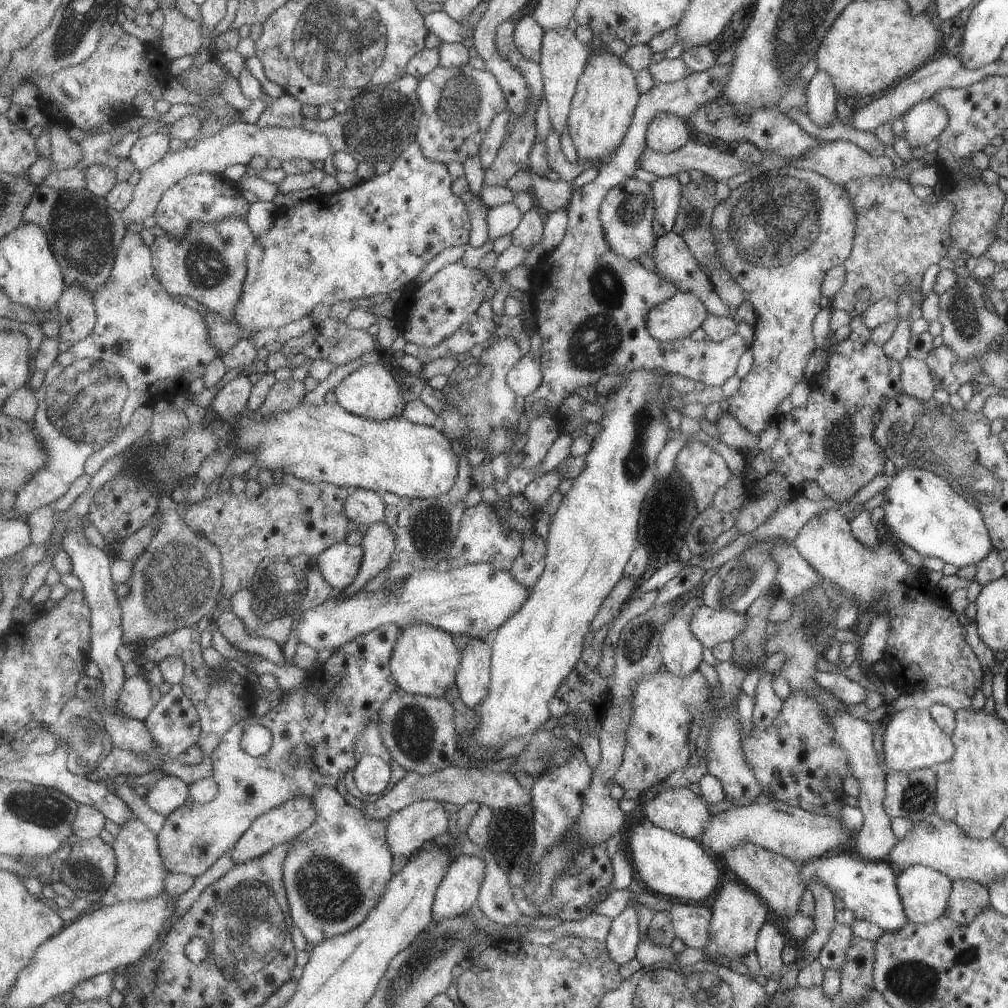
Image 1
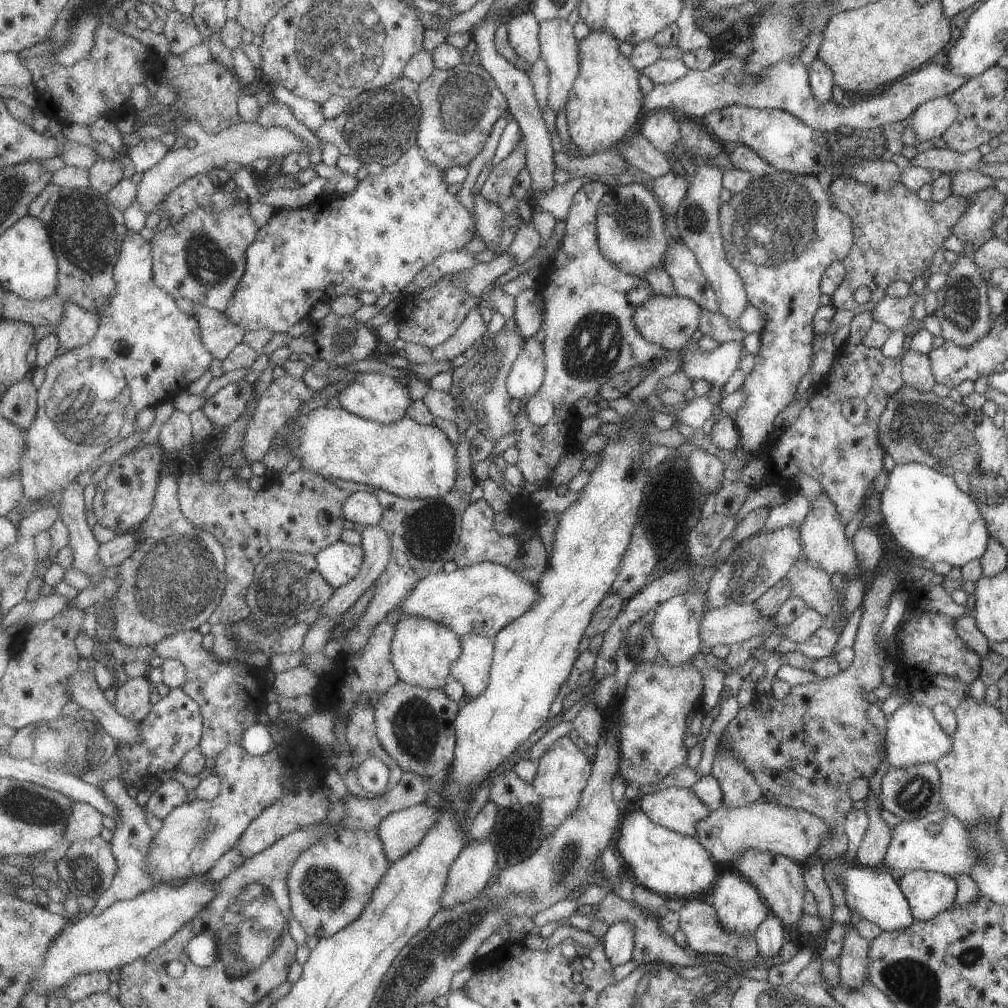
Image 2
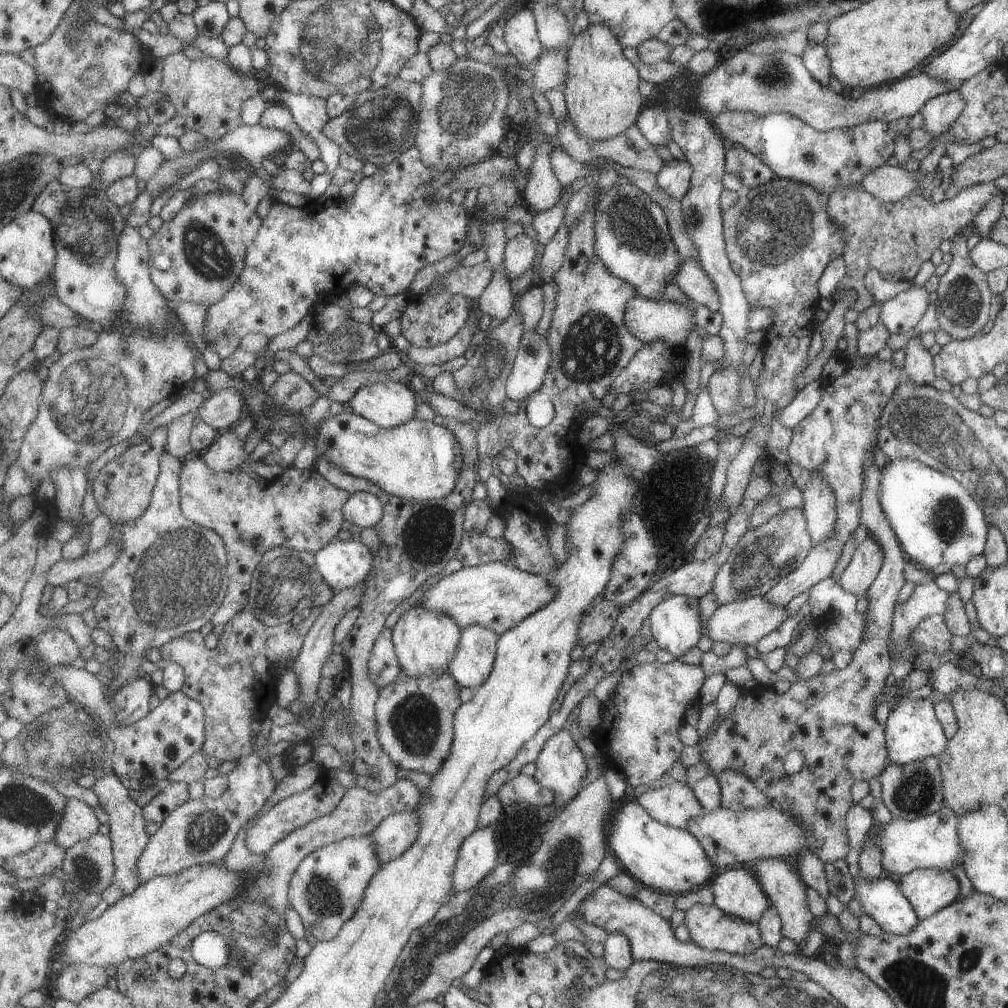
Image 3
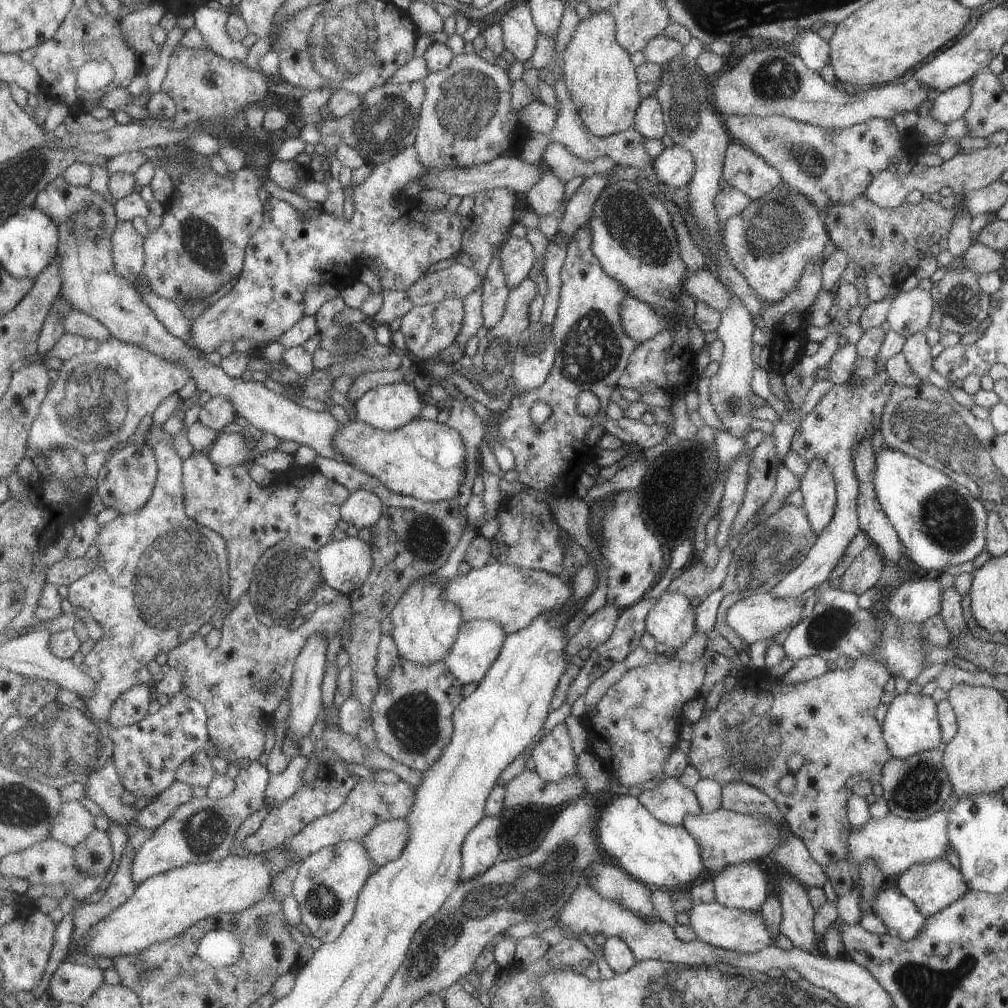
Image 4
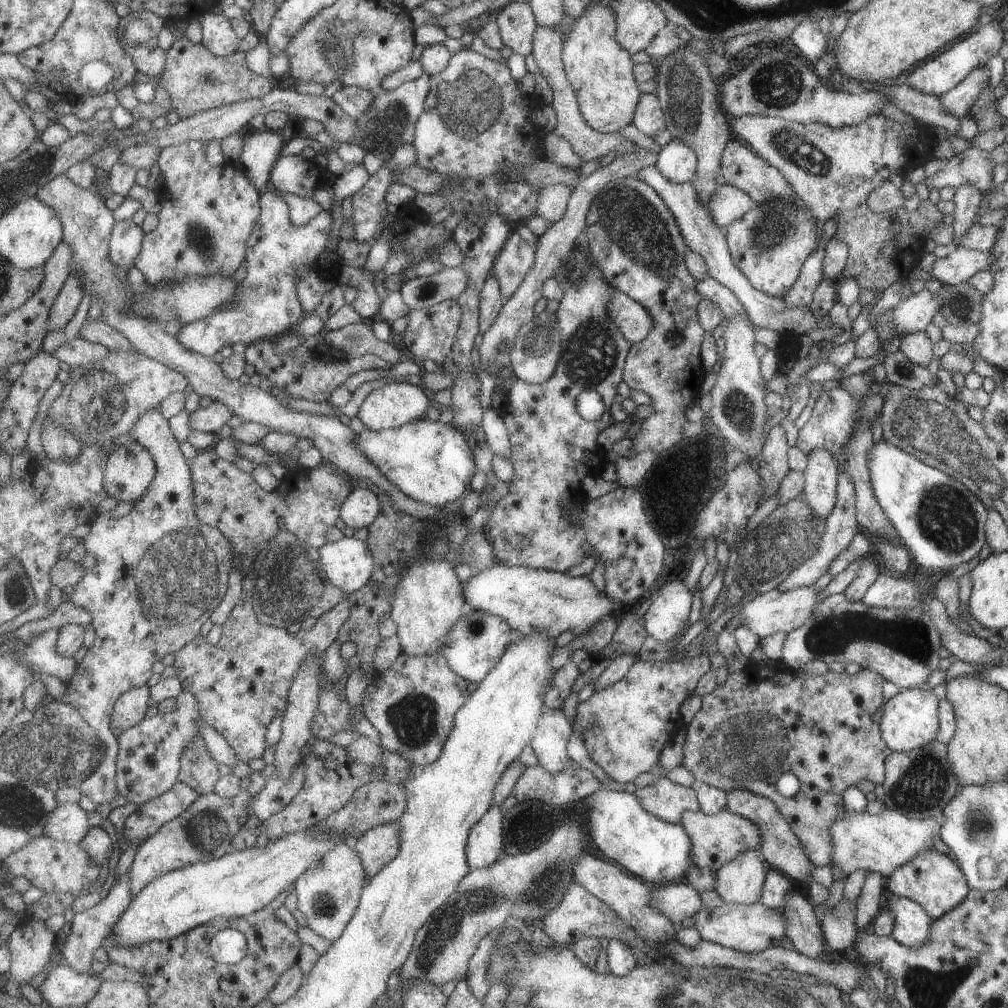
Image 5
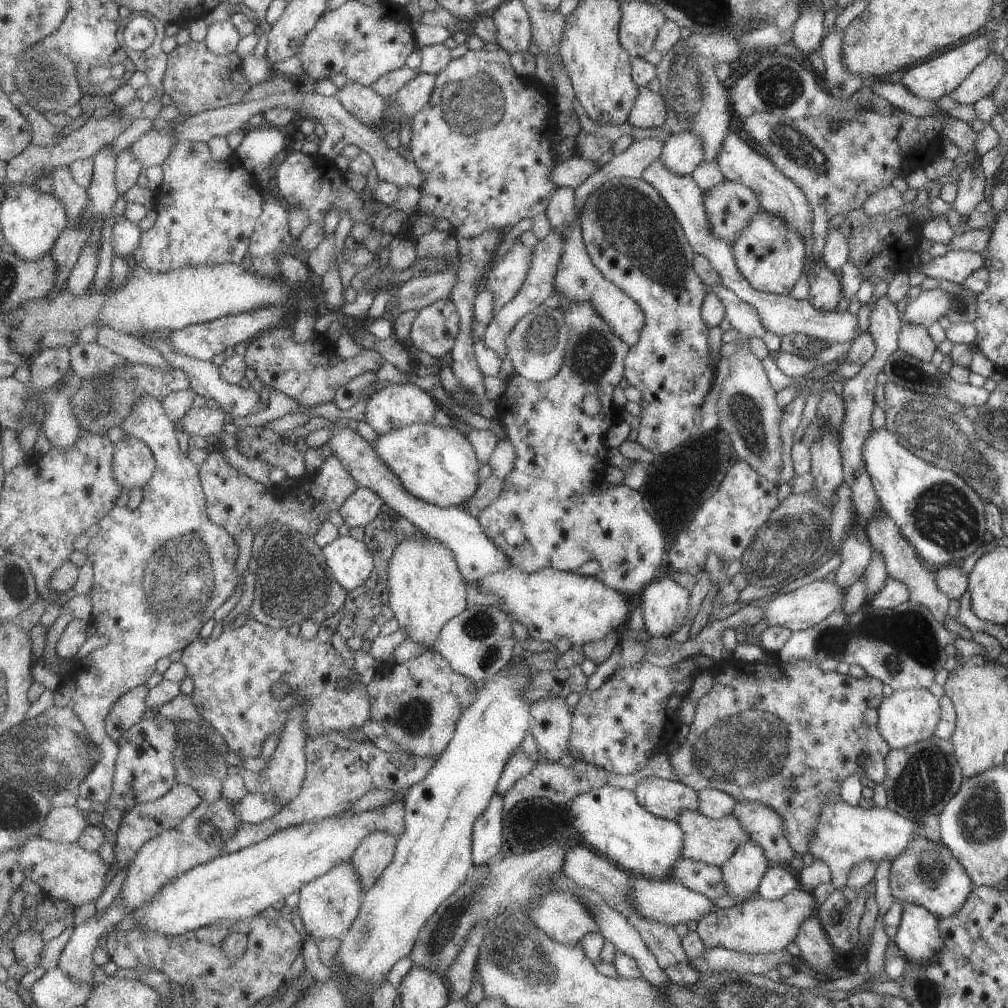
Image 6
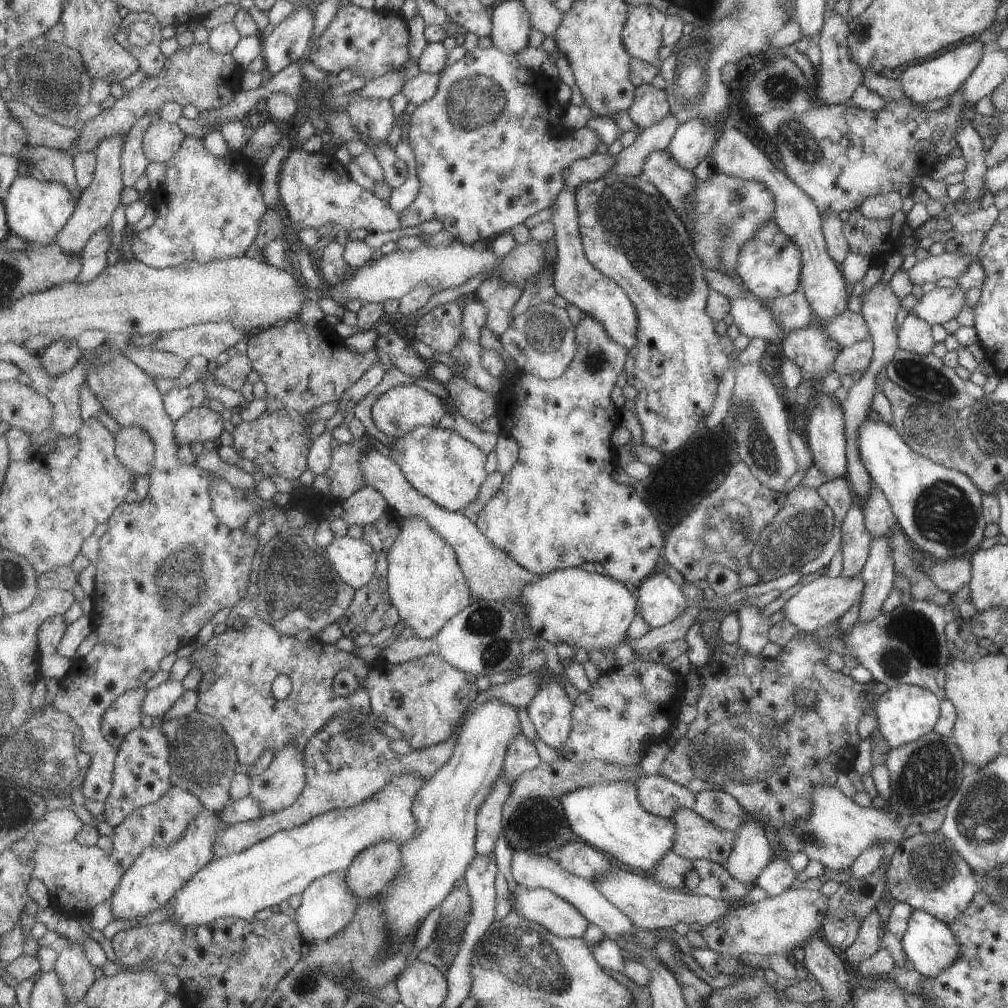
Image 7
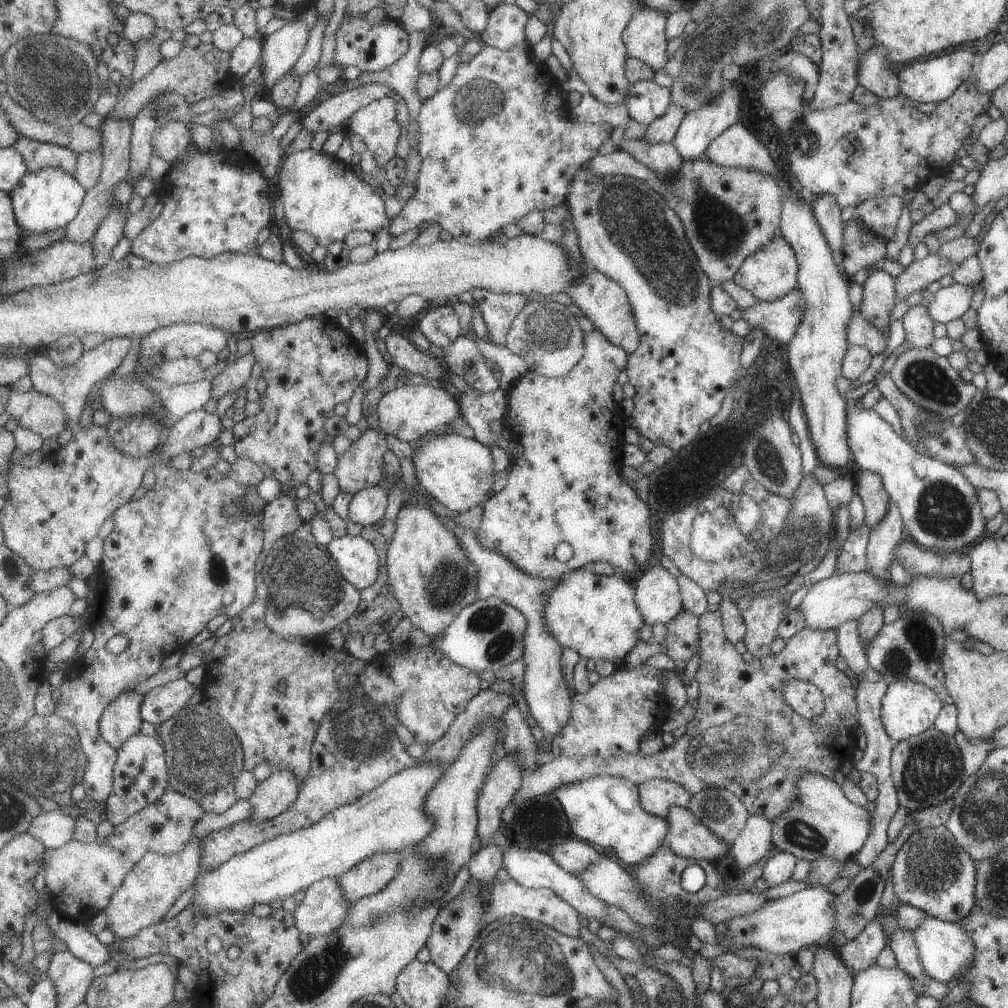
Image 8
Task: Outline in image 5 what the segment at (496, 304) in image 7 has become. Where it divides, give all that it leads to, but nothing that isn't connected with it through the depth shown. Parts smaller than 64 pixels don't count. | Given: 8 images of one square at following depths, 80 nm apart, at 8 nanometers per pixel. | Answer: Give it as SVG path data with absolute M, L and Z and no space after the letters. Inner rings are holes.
M514 230L493 268L495 276L499 278L501 292L506 302L515 294L527 274L533 270L536 258L536 248Z

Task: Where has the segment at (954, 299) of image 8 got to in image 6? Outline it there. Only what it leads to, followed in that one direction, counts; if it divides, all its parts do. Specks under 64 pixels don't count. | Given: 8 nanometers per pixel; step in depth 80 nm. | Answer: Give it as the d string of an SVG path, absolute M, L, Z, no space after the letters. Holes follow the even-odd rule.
M938 287L933 290L921 290L917 297L908 300L900 316L900 322L915 324L927 329L941 316L949 311L952 303L951 295Z

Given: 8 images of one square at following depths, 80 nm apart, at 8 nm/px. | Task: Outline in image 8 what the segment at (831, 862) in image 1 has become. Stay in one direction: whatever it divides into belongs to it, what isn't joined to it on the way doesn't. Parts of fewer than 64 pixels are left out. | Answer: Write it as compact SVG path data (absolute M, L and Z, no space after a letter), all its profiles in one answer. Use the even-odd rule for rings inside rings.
M926 915L923 922L911 931L911 940L915 944L917 960L925 972L925 976L945 985L953 985L955 978L969 969L976 955L975 944L969 938L969 934L965 934L965 930L961 930L958 923L940 921L930 915Z

